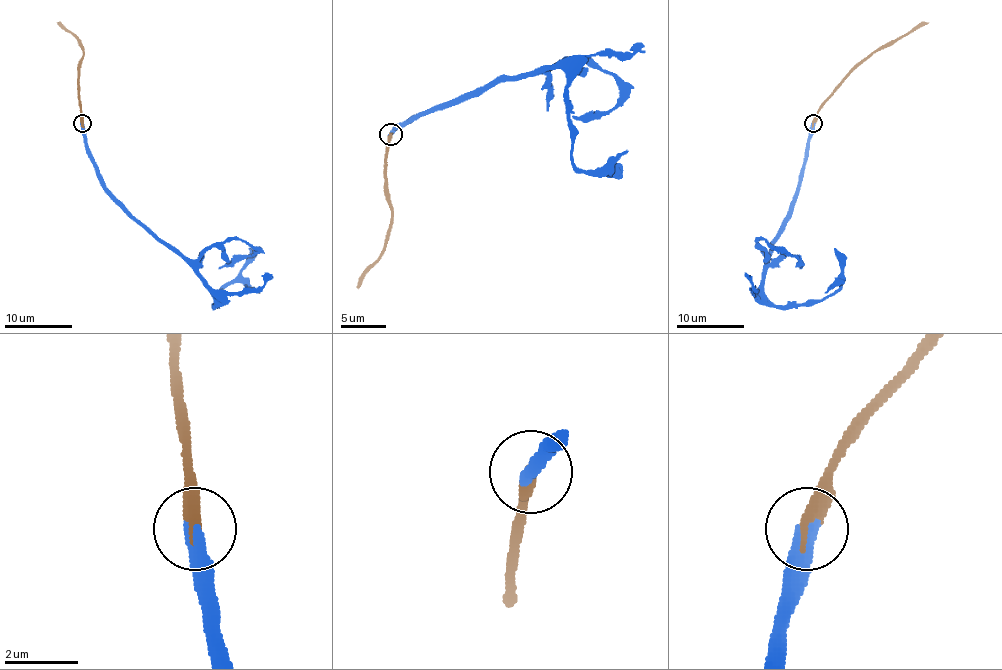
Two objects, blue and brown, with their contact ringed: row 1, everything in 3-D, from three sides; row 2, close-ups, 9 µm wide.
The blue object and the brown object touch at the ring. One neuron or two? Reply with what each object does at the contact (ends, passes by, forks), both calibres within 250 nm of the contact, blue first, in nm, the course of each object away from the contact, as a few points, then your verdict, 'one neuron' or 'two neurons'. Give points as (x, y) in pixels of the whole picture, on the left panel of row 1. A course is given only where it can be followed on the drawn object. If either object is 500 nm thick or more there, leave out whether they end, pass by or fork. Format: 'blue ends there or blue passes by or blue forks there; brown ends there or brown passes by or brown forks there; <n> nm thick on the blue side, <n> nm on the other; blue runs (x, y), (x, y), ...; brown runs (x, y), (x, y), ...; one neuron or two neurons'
blue ends there; brown ends there; 440 nm thick on the blue side, 400 nm on the other; blue runs (82, 124), (87, 152), (99, 183), (197, 274), (214, 299), (214, 306), (222, 289), (237, 275), (251, 248); brown runs (82, 124), (79, 100), (79, 63), (82, 51), (79, 41), (57, 23); one neuron

